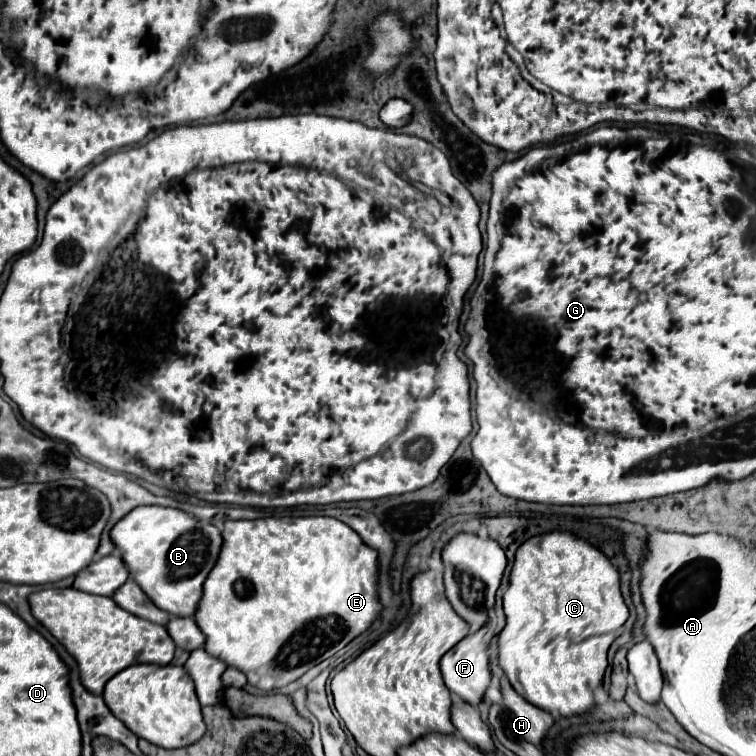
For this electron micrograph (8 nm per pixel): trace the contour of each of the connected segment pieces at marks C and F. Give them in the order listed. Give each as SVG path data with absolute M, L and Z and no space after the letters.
M554 531L554 533L532 537L532 539L524 541L520 545L520 549L516 551L516 561L514 561L514 567L512 567L512 573L510 573L510 585L508 585L502 599L504 599L506 625L504 625L502 633L498 635L498 665L506 673L514 691L520 693L520 697L524 697L530 705L536 705L536 707L540 707L548 713L558 713L560 717L572 717L572 715L588 713L594 707L594 689L602 685L602 679L604 679L604 673L606 673L606 667L608 667L608 659L606 659L608 647L618 637L618 633L620 633L618 629L622 627L622 623L628 619L628 607L626 607L622 593L620 593L620 577L618 577L616 567L610 563L610 559L604 557L598 549L594 549L584 539L578 539L570 533Z
M482 627L480 631L464 637L456 647L452 647L440 661L440 671L444 677L446 687L450 689L450 693L454 693L458 699L462 699L464 703L470 705L480 705L484 701L484 693L492 681L490 669L488 669L488 655L486 655L486 645L482 641L486 633L486 627Z

